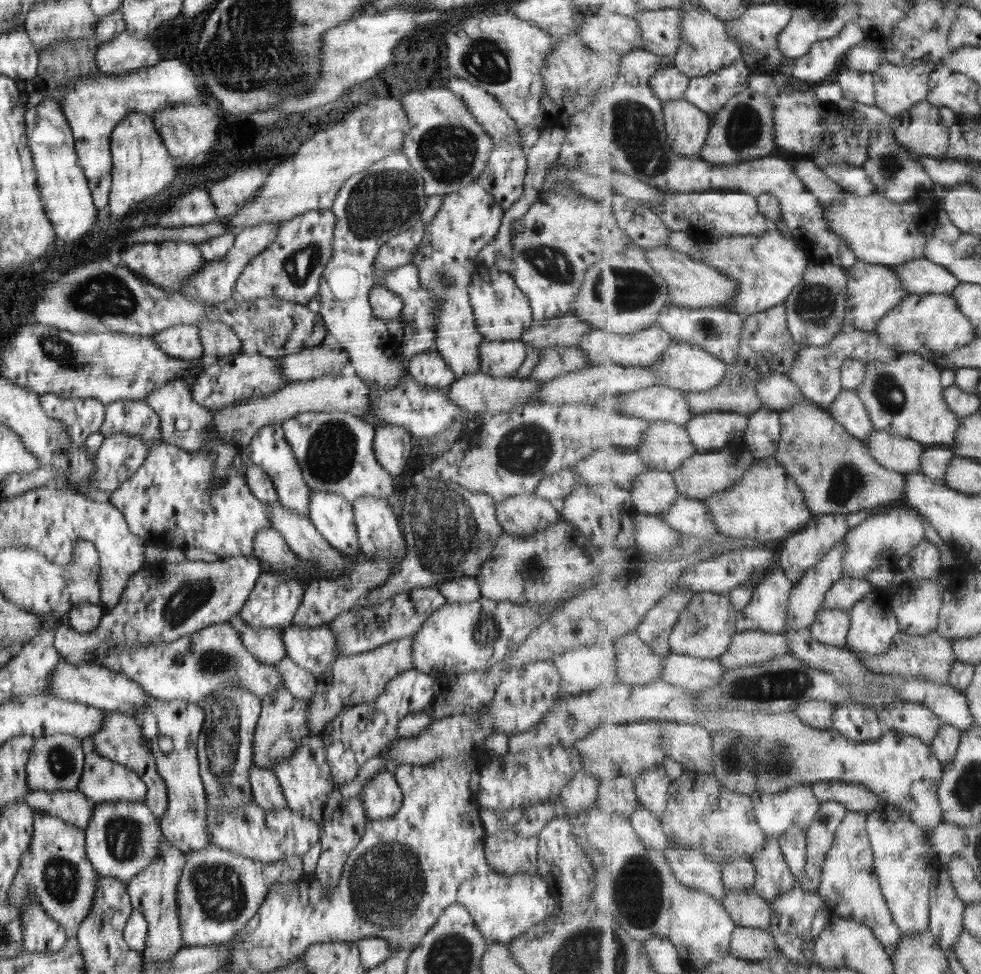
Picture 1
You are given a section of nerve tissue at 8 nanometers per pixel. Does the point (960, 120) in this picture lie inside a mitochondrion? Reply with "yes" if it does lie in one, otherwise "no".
no

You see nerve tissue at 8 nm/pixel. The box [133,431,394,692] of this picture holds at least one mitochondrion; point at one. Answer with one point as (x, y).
(187, 597)

